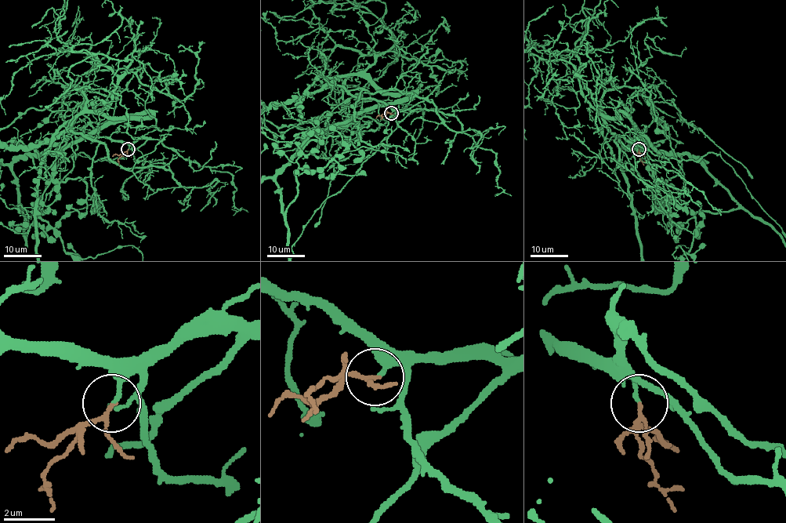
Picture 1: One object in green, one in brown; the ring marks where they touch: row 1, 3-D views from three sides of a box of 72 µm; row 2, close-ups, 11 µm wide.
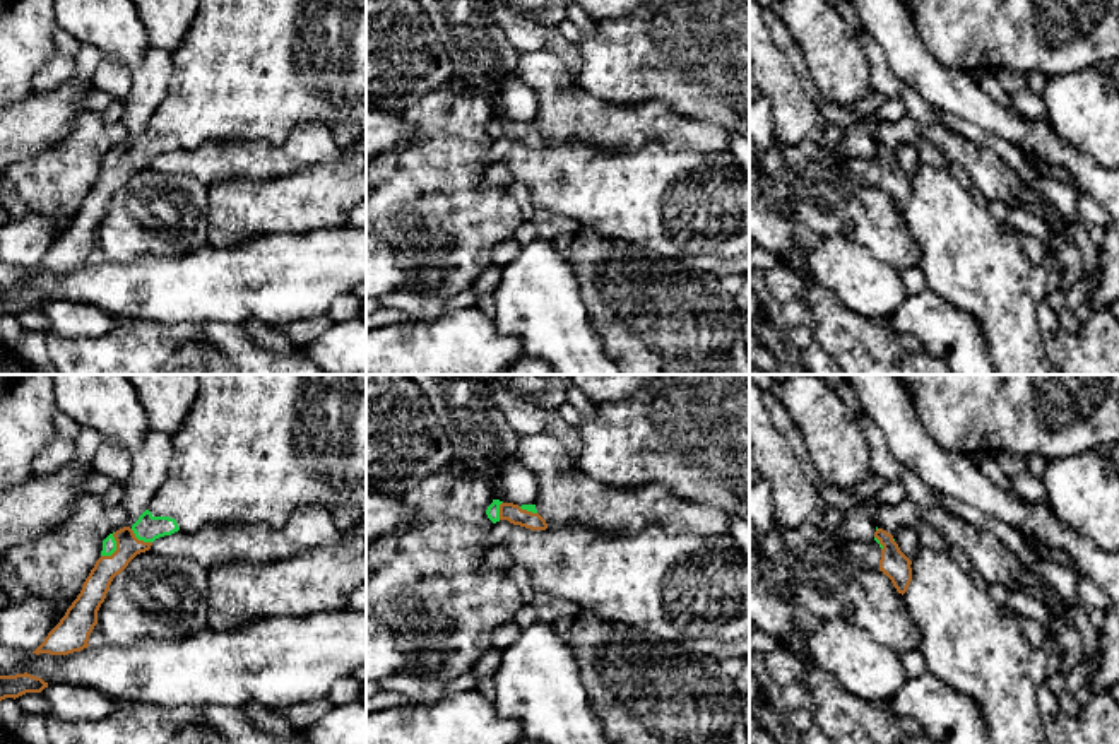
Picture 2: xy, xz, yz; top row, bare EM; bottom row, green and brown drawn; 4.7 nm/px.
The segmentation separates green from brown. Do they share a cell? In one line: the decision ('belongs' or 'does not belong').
belongs

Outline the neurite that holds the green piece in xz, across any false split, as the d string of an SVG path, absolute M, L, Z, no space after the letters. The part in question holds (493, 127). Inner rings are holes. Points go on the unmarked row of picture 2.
M493 116L486 127L488 135L496 140L500 137L508 137L513 142L520 142L530 147L546 147L546 137L537 130L536 121L513 121Z

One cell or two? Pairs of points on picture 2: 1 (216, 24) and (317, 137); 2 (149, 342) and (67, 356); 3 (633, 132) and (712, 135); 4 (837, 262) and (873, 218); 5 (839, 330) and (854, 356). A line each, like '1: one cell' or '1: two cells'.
1: two cells
2: one cell
3: one cell
4: two cells
5: one cell

